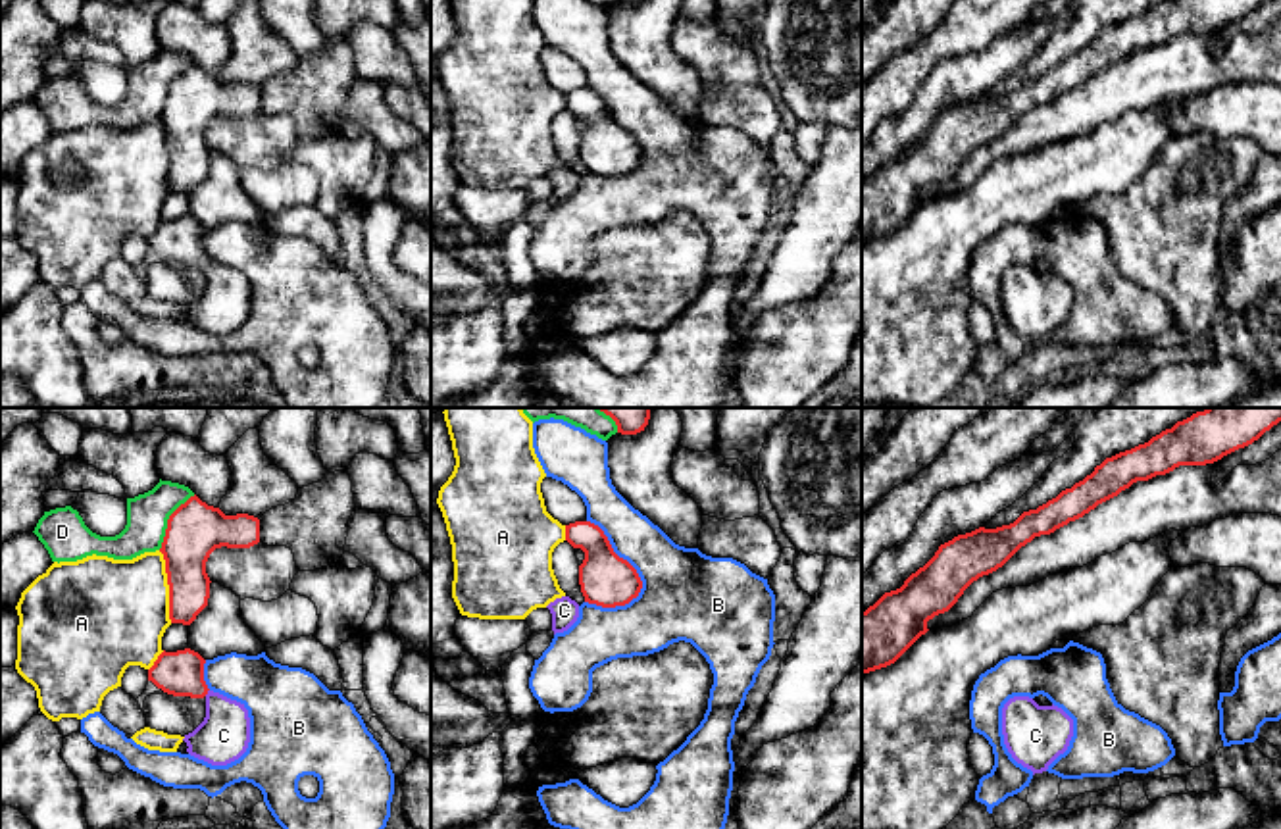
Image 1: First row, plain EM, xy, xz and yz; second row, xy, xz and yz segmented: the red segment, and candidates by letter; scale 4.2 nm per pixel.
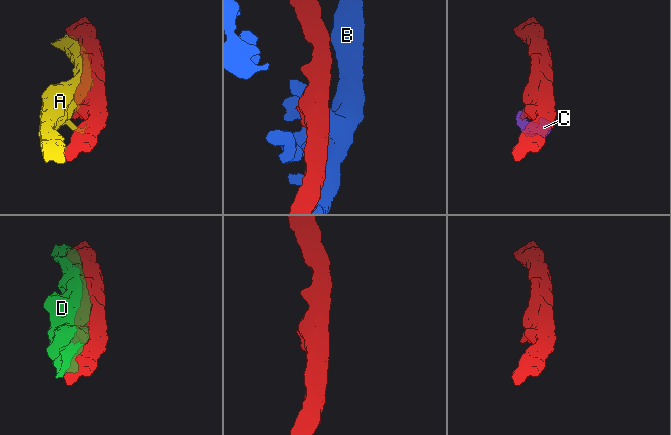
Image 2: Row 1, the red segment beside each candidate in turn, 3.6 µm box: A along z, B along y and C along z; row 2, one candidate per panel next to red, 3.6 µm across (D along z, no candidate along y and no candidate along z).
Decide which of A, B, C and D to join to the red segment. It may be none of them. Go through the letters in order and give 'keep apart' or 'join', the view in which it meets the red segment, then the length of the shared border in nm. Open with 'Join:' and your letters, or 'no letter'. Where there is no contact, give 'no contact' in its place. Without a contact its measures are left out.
Join: C
A: keep apart | xy | 300 nm
B: keep apart | xz | 400 nm
C: join | xy | 40 nm
D: keep apart | xy | 280 nm

